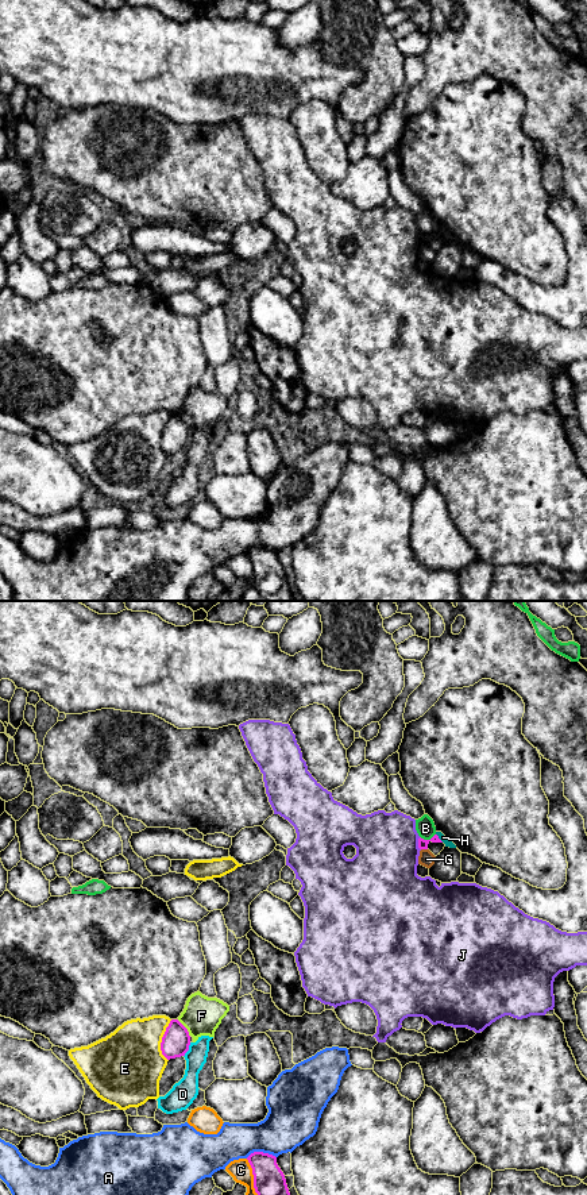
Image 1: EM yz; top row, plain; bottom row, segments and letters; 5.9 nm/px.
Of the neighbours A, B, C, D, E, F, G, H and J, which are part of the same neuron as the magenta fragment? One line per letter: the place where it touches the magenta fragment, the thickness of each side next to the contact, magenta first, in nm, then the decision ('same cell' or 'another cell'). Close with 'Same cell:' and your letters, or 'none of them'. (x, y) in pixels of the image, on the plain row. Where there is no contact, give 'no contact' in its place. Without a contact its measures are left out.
A: yz (261, 547) | 190/280 nm | another cell
B: yz (427, 235) | 60/120 nm | another cell
C: yz (254, 577) | 190/130 nm | another cell
D: yz (188, 444) | 170/150 nm | another cell
E: yz (162, 435) | 170/420 nm | another cell
F: yz (185, 423) | 170/220 nm | another cell
G: yz (424, 243) | 60/90 nm | another cell
H: yz (437, 232) | 60/40 nm | another cell
J: yz (418, 239) | 60/380 nm | another cell
Same cell: none of them

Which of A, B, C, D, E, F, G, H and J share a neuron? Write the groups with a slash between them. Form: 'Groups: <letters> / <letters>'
Groups: A / B / C / D F / E / G / H / J

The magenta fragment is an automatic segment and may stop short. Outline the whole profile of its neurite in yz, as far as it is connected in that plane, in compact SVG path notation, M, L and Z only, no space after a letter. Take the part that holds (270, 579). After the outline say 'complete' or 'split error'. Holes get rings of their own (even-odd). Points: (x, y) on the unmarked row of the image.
M254 547L247 552L254 570L254 583L266 601L294 601L277 552Z | complete

